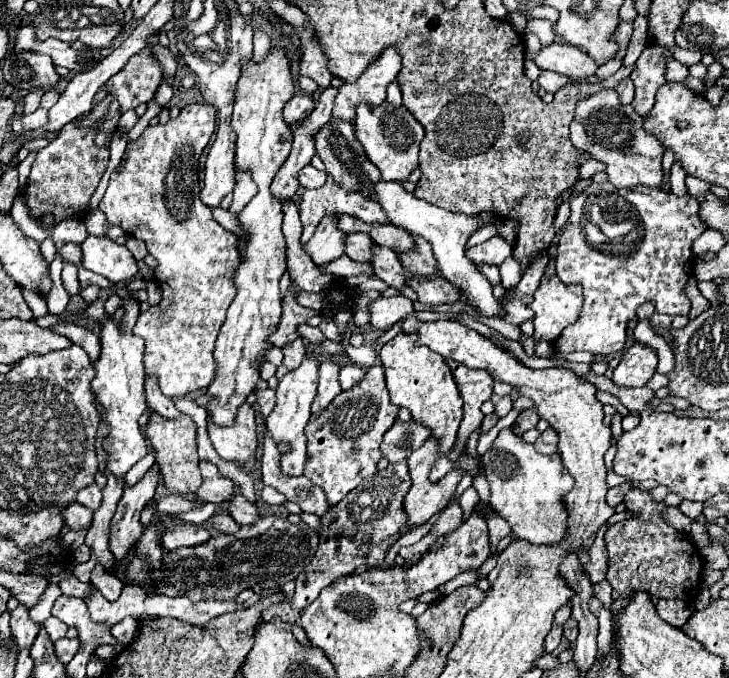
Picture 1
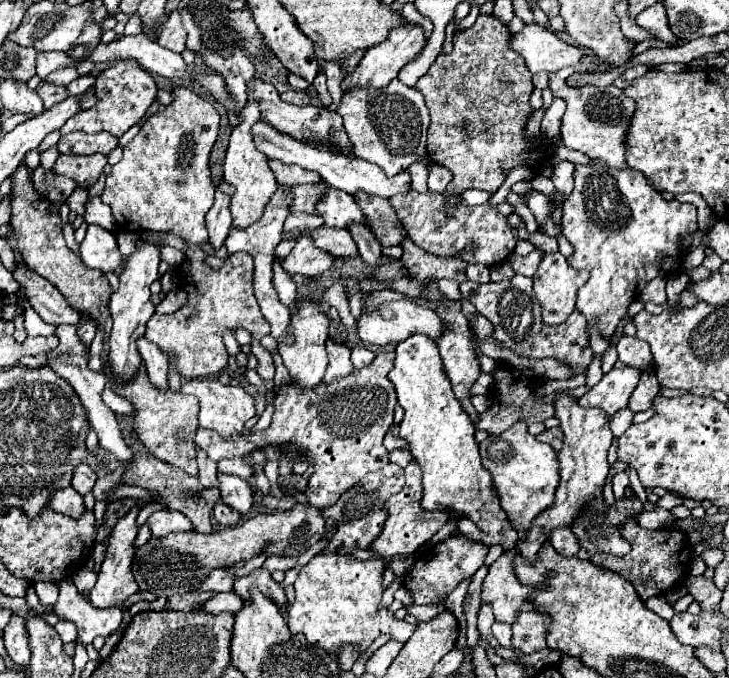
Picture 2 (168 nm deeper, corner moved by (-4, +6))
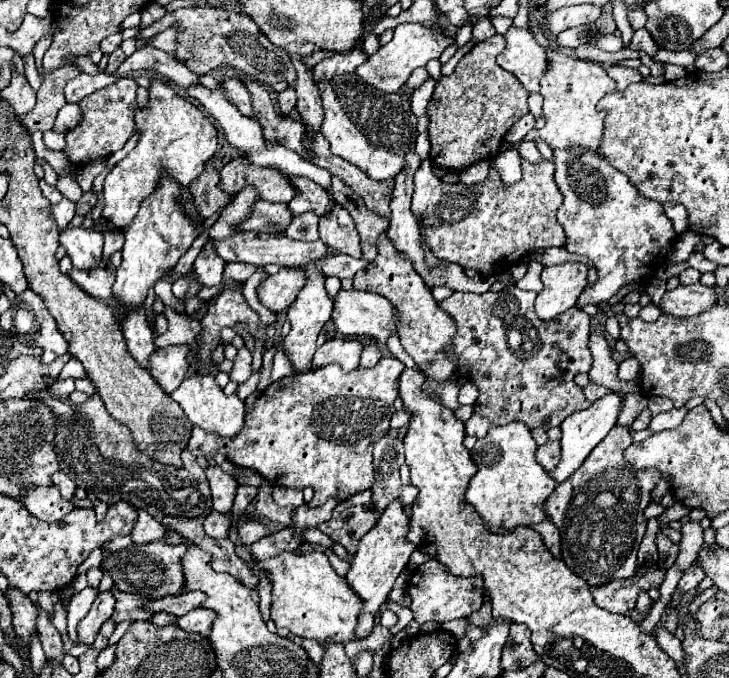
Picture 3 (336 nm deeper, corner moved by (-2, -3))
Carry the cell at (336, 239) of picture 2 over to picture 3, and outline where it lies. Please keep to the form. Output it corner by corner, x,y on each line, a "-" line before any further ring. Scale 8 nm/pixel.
236,232
236,236
228,236
228,240
214,240
214,250
224,262
248,262
254,266
278,264
278,266
306,266
308,262
318,262
326,256
328,246
322,240
302,242
286,236
272,236
260,232

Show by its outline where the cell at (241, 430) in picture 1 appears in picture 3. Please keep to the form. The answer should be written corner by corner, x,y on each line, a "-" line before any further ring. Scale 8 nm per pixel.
210,372
190,374
180,384
180,388
176,388
172,392
172,398
180,404
180,408
184,410
184,414
188,416
188,420
192,424
198,424
200,428
204,428
208,432
216,432
220,436
234,436
244,426
244,414
246,414
244,402
236,394
226,396

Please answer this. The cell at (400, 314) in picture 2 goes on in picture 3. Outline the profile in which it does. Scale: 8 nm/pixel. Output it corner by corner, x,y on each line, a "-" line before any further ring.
340,290
334,298
334,310
330,320
344,336
364,336
364,338
372,336
380,346
384,346
388,336
396,332
394,314
396,310
384,296
378,296
374,292
360,292
360,290

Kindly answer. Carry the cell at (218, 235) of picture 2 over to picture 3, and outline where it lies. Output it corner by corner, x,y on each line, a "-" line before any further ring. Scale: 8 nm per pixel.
208,244
202,248
194,262
194,274
202,286
218,286
222,282
224,264
226,262
220,260
220,256
212,250
212,244

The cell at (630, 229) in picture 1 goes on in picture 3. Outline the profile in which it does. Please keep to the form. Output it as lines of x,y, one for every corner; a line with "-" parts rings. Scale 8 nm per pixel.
568,148
568,152
554,150
552,162
556,166
554,182
558,184
564,196
562,206
556,212
556,218
564,226
566,236
568,236
566,250
572,254
588,256
596,264
596,270
598,270
598,282
580,294
578,306
608,302
622,286
636,282
636,280
652,278
652,262
654,262
654,270
662,266
672,244
676,242
676,232
672,228
670,218
664,214
662,204
656,200
644,198
638,192
638,188
632,186
630,180
622,172
612,168
612,164
608,164
608,160
604,160
600,154
588,152
588,148

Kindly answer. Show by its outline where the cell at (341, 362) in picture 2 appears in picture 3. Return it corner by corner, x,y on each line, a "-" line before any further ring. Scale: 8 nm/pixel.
332,338
316,350
312,362
314,362
314,368
322,368
326,364
338,362
344,368
344,372
350,372
358,368
362,350
364,350
364,344
358,342
356,338

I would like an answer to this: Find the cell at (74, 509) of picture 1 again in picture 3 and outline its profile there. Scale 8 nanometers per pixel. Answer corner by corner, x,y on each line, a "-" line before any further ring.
30,484
26,488
26,494
22,498
18,498
18,500
24,504
24,508
32,516
36,516
36,518
40,518
44,522
58,522
60,518
64,518
74,508
68,500
64,500
60,496
56,486
40,488
36,484

